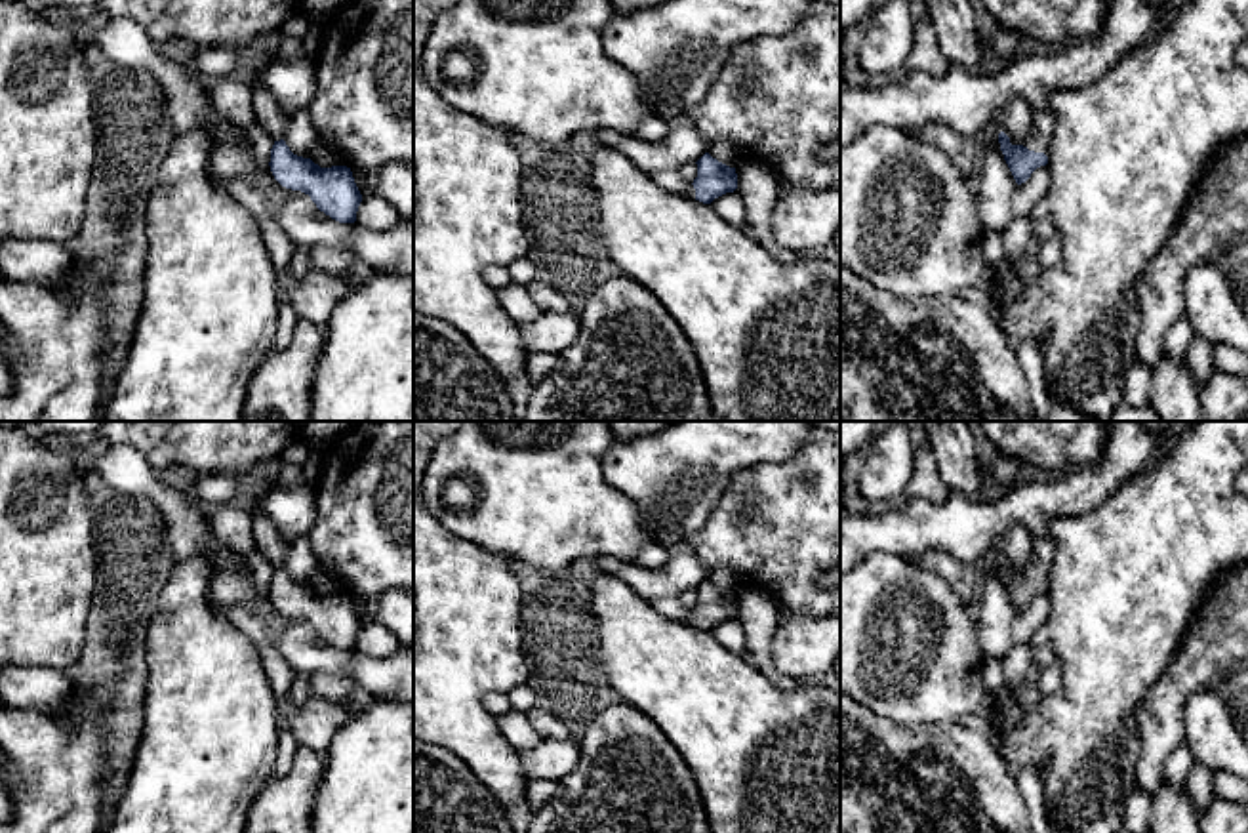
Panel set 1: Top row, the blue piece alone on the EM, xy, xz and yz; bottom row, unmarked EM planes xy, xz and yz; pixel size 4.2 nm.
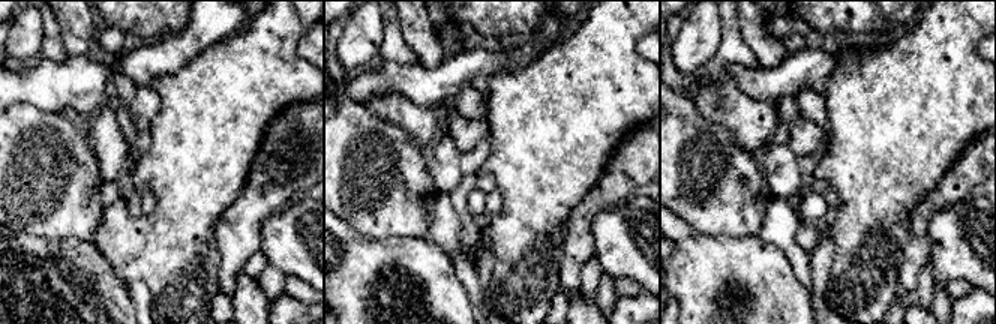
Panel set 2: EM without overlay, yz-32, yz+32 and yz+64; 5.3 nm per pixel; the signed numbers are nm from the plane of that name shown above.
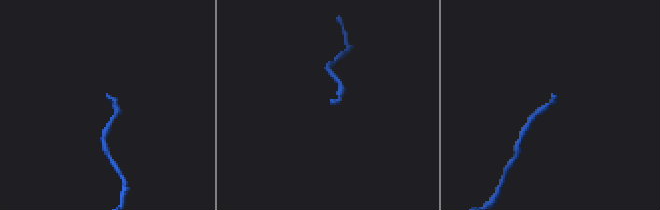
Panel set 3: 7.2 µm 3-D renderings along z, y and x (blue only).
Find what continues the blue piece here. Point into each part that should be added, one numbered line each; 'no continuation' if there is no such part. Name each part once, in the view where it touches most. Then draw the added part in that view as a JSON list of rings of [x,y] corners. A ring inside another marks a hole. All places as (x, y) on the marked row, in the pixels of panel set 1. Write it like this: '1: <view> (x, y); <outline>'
1: yz (1039, 140); [[[1035,109],[1033,128],[1023,147],[1027,147],[1029,151],[1046,154],[1052,143],[1054,130],[1056,130],[1054,112],[1050,109],[1046,111]]]

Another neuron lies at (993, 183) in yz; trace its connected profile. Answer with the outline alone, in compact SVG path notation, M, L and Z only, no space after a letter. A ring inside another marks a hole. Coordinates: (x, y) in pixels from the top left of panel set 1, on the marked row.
M998 130L983 133L977 170L972 179L974 198L985 234L1002 234L1014 219L1014 191L1017 187L998 143Z

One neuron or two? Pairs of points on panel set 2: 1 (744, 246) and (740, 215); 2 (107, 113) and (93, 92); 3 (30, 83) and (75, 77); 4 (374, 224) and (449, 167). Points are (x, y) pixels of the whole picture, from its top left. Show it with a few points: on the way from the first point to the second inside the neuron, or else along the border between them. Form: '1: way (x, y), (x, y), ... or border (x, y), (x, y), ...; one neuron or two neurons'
1: border (707, 234), (758, 236); two neurons
2: border (110, 98), (93, 114); two neurons
3: way (41, 83), (65, 83); one neuron
4: border (425, 150), (428, 170), (438, 192); two neurons

